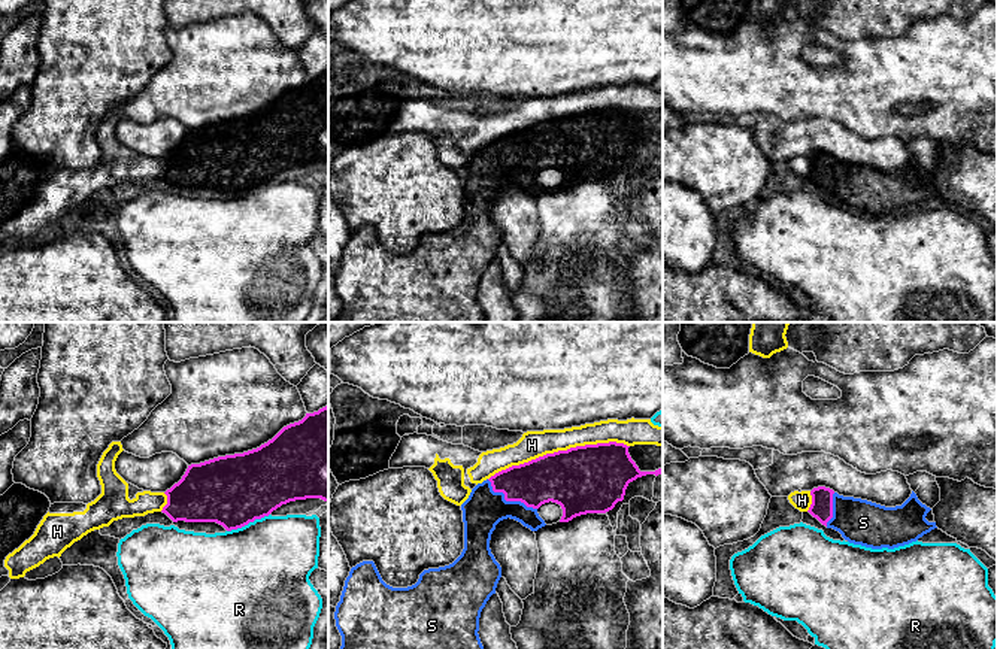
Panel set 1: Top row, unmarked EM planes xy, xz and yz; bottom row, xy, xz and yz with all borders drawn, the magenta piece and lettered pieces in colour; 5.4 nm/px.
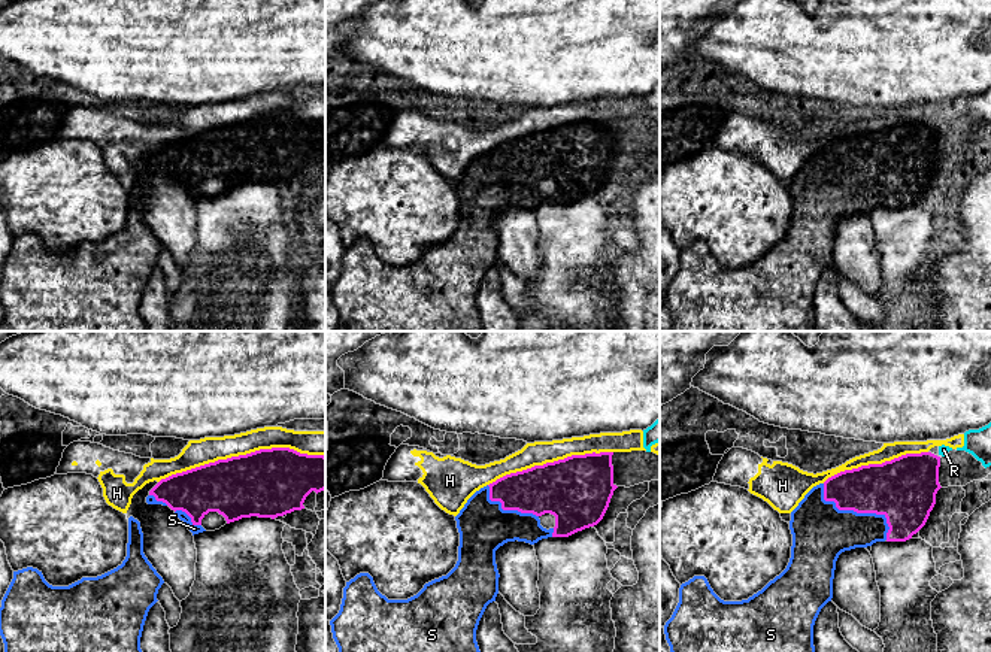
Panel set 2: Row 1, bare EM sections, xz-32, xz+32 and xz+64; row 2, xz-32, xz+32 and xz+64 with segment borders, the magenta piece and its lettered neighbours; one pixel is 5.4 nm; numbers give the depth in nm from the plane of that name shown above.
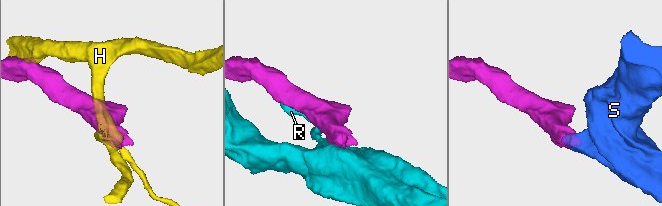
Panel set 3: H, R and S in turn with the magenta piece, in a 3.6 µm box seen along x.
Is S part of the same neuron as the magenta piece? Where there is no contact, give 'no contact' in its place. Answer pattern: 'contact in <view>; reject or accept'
contact in xz; accept

